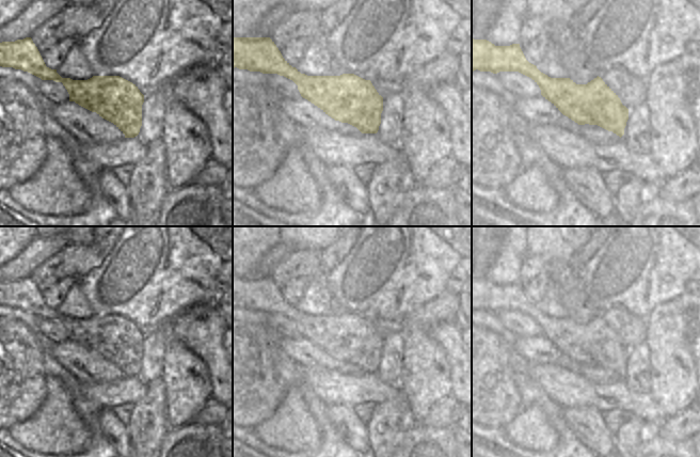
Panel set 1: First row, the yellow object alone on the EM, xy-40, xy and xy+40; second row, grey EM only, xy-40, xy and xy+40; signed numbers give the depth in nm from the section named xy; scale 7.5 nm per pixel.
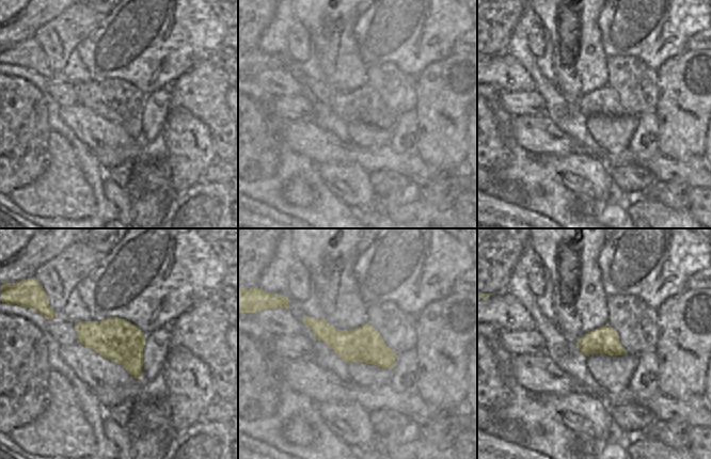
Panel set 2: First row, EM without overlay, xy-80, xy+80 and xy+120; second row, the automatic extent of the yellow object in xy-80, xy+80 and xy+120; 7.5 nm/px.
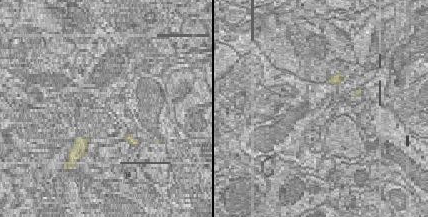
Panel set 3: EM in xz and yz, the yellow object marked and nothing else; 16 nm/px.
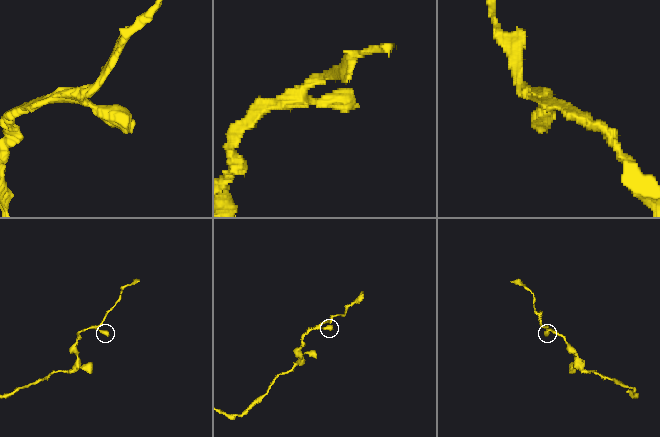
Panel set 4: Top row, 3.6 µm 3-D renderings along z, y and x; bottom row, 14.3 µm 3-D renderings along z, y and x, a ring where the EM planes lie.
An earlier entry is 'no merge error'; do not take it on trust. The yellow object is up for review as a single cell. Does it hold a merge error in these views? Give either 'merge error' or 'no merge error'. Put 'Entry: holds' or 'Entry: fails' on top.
Entry: holds
no merge error

